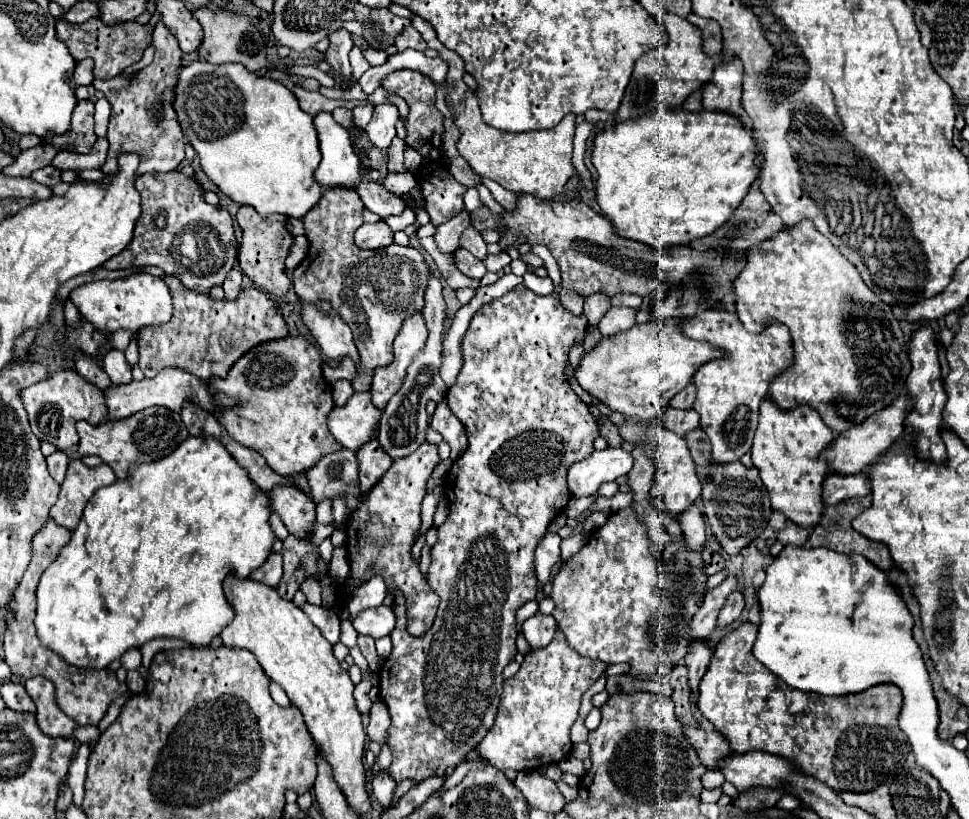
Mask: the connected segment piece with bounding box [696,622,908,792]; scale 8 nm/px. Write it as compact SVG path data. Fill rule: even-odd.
M744 622L736 630L728 632L716 644L708 672L704 674L698 688L698 710L730 742L732 752L742 754L750 750L760 750L786 758L796 770L818 778L836 792L868 792L888 782L892 774L904 766L908 744L904 732L900 732L898 728L898 712L902 700L898 686L876 684L864 692L848 696L822 696L790 688L756 660L752 652L756 636L758 626L752 622Z

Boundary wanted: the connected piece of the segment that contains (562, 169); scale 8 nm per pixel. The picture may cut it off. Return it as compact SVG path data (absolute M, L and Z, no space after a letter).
M420 16L412 18L412 26L422 34L426 40L428 48L434 48L440 52L442 60L448 60L450 72L448 72L448 92L446 92L446 102L450 106L450 112L454 114L454 124L460 130L460 140L456 144L460 156L470 164L470 168L482 176L482 178L492 178L500 186L512 192L526 192L536 198L554 198L562 192L564 184L568 178L574 174L572 166L572 140L574 140L574 118L572 114L564 116L554 128L550 130L540 130L540 132L522 132L522 134L512 134L504 130L496 130L488 126L482 120L478 96L472 88L468 88L462 80L466 74L464 62L460 56L452 50L448 50L436 36L434 28L426 22L420 20Z

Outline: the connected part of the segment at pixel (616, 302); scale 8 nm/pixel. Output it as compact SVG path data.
M616 294L612 298L612 306L630 306L634 310L638 310L642 304L642 298L636 294Z

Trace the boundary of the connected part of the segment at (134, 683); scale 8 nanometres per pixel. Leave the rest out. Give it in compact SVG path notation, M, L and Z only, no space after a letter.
M132 670L132 672L126 674L126 684L128 684L128 690L130 690L132 694L142 694L144 688L146 688L144 678L142 678L136 670Z

